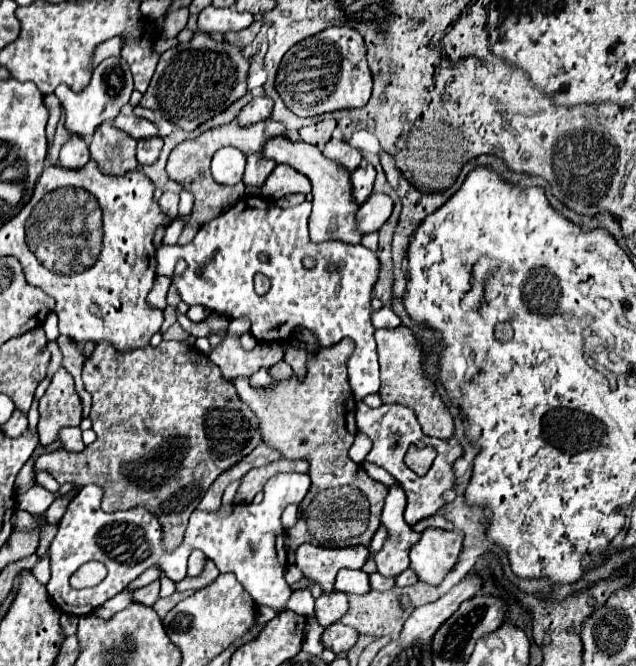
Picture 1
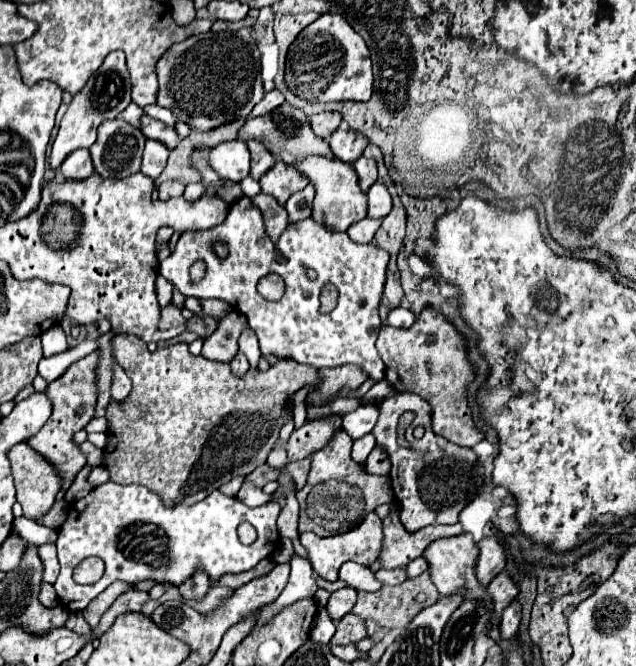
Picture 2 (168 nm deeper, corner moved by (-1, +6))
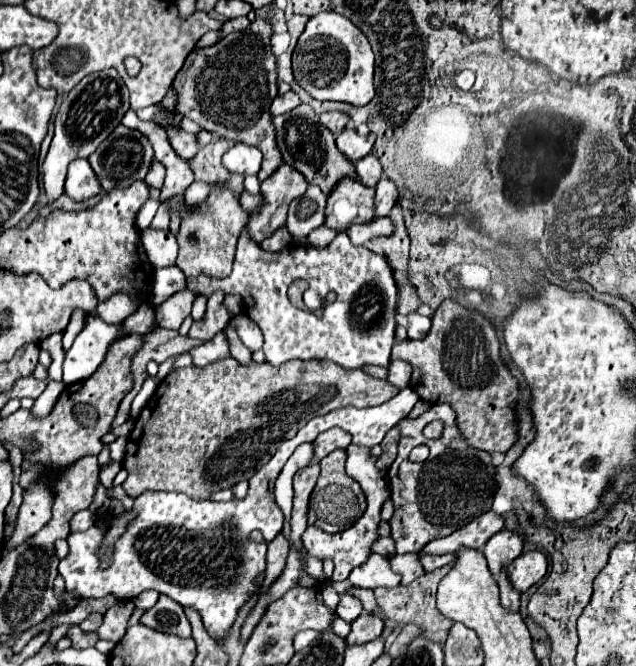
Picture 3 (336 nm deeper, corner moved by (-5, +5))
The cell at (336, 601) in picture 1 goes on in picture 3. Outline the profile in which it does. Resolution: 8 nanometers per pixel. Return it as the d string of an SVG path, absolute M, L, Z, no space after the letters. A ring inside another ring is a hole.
M343 594L343 596L341 596L341 602L339 602L339 606L337 606L339 618L343 618L345 622L353 622L361 612L363 612L363 606L361 606L359 598L355 598L355 596L351 596L351 594Z

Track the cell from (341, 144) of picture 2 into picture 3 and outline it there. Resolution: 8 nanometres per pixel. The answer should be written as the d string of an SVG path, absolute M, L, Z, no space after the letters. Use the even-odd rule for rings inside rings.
M345 128L339 136L337 136L337 148L351 160L357 162L363 156L367 156L373 150L375 144L375 134L367 134L367 136L359 136L355 130Z

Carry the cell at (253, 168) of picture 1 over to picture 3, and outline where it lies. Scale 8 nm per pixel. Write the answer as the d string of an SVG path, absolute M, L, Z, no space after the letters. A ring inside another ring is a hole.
M255 18L247 30L233 32L215 46L193 50L173 82L183 116L191 118L207 132L253 144L263 152L263 164L257 174L259 180L269 178L283 164L269 112L277 96L277 64L271 52L271 34L269 20Z

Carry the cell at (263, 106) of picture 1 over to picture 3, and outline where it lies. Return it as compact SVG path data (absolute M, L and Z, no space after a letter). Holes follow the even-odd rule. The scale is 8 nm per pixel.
M291 90L291 92L287 92L287 94L283 94L283 96L277 96L275 100L273 100L273 104L271 104L271 114L273 116L279 116L279 114L287 114L287 112L291 112L295 106L299 106L301 102L299 102L299 96Z

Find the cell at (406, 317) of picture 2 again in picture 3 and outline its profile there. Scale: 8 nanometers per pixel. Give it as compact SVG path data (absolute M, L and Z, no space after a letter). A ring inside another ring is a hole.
M419 312L409 314L409 338L411 338L411 340L421 340L421 338L425 338L429 330L431 330L431 318L421 316Z

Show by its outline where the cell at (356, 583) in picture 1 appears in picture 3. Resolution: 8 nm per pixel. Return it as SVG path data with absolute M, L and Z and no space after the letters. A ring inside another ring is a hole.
M371 554L367 558L365 564L361 564L359 568L355 568L351 574L349 574L349 580L353 586L359 586L359 588L369 588L369 590L375 590L375 588L393 588L401 582L399 574L395 574L389 566L389 560L385 556L379 556L379 554Z

